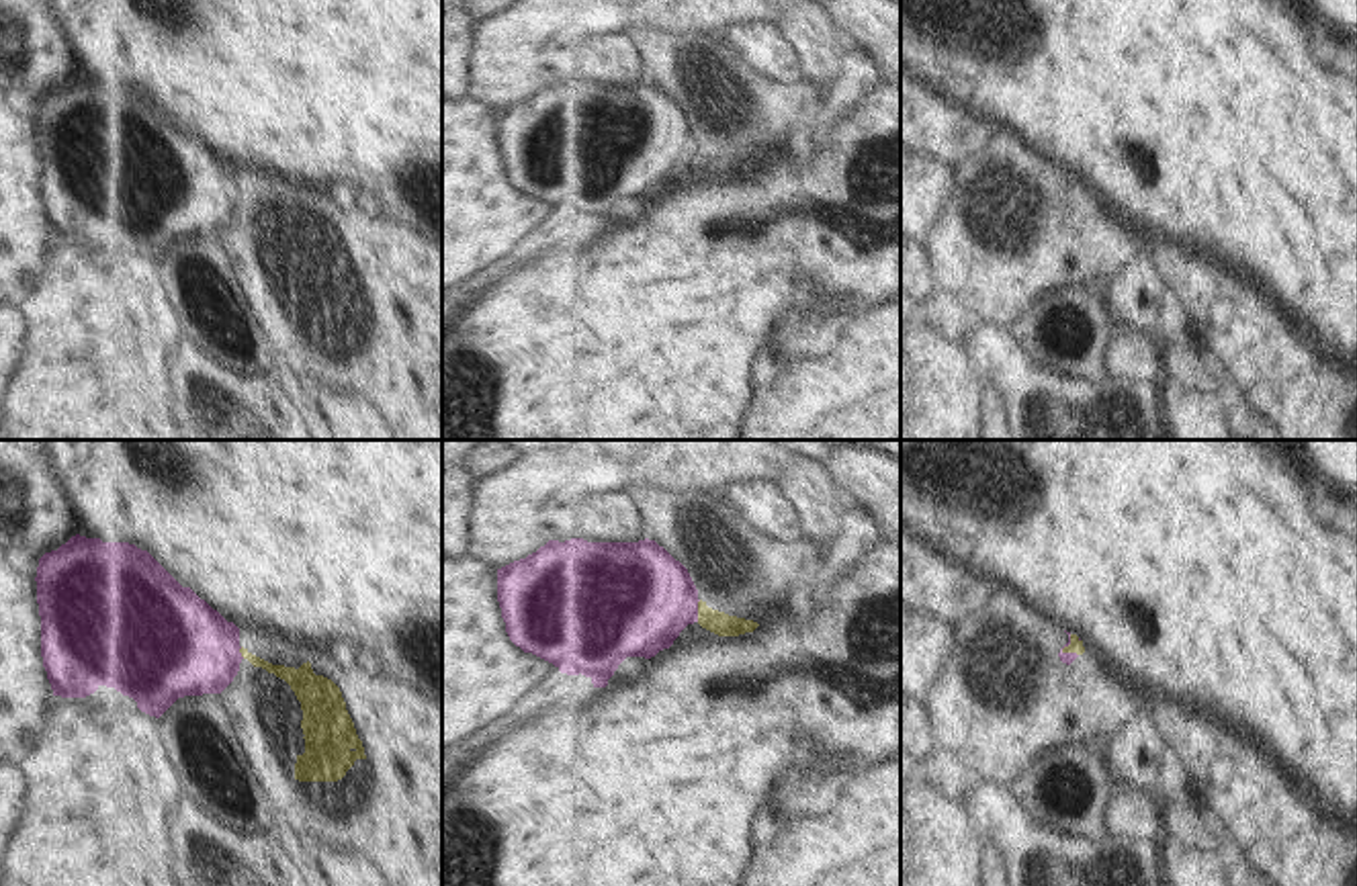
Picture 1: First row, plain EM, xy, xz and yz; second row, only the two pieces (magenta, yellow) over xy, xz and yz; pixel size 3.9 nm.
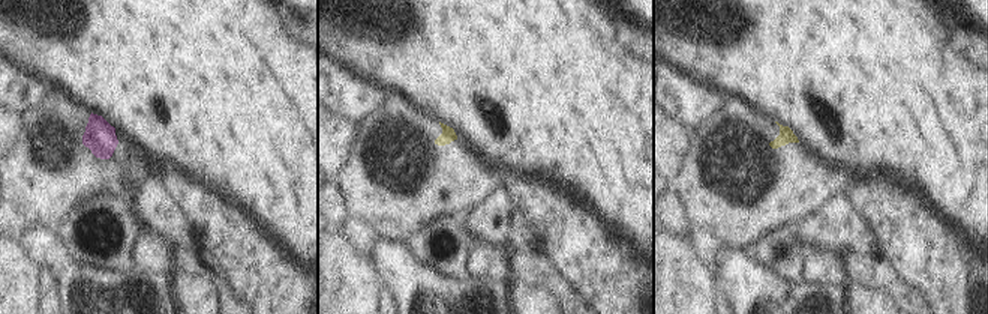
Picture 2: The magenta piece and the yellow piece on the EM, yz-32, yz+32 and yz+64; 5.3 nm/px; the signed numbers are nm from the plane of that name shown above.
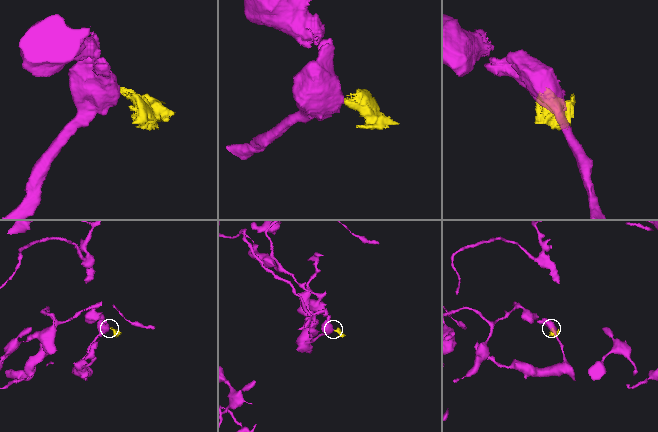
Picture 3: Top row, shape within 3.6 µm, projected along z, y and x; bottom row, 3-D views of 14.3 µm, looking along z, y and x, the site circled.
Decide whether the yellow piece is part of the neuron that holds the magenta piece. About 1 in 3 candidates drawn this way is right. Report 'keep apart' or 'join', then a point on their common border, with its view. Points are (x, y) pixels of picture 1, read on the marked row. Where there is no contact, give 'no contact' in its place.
keep apart | xz (696, 610)

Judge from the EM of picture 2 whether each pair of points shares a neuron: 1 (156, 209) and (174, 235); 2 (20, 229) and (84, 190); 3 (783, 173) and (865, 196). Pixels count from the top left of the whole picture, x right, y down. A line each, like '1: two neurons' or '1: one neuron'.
1: one neuron
2: two neurons
3: two neurons

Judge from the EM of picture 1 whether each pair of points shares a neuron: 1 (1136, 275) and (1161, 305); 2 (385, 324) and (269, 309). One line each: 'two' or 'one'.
1: one
2: one

